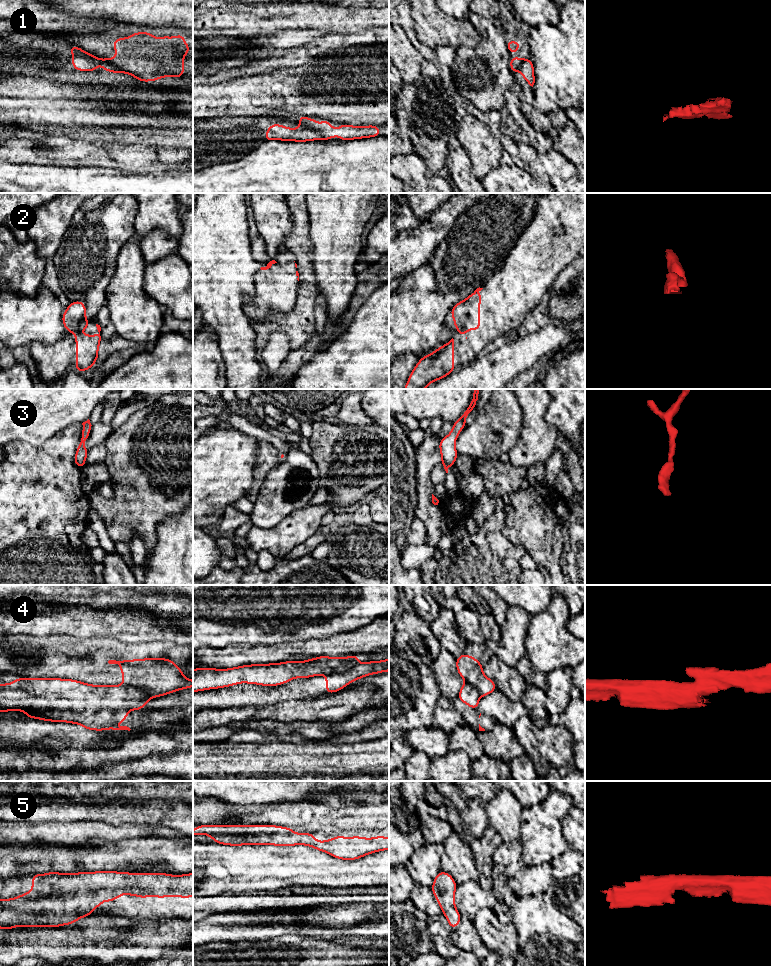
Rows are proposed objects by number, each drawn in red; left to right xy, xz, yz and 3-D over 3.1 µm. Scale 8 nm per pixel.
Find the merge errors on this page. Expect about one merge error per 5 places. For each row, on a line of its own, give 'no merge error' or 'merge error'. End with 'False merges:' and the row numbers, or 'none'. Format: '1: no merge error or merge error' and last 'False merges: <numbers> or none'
1: merge error
2: no merge error
3: no merge error
4: merge error
5: no merge error
False merges: 1, 4

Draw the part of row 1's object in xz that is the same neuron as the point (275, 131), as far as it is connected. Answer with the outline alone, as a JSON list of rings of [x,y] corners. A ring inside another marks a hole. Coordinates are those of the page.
[[[276,123],[269,126],[267,132],[264,135],[264,139],[265,141],[282,140],[296,142],[326,140],[322,133],[312,130],[306,126],[300,125],[299,128],[292,129]]]

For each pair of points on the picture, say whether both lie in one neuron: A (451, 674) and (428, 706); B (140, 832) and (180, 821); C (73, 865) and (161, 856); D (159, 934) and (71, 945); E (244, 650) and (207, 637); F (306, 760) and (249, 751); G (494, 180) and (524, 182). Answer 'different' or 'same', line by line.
A: different
B: different
C: same
D: same
E: different
F: same
G: same

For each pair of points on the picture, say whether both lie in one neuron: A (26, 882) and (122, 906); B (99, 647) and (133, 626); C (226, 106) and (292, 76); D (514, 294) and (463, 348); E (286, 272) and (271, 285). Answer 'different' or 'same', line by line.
A: same
B: different
C: same
D: same
E: same

